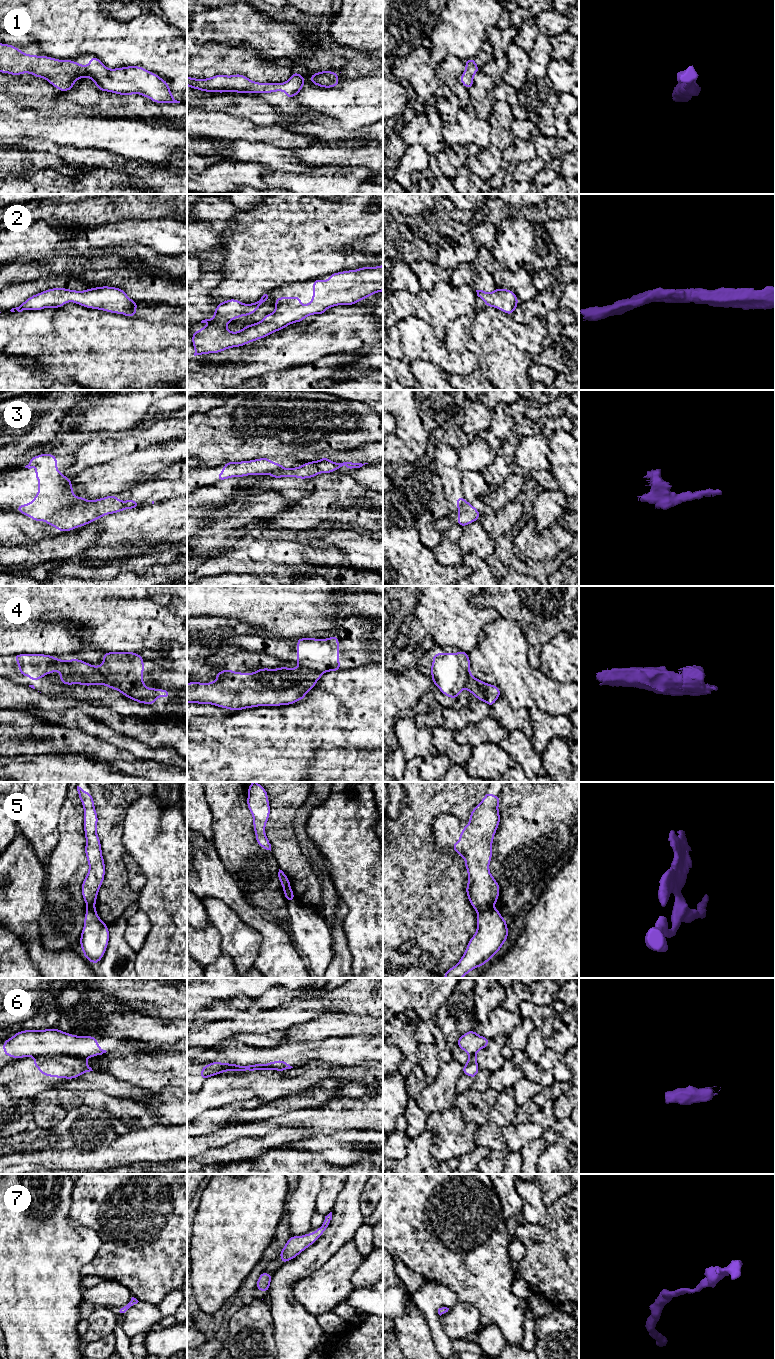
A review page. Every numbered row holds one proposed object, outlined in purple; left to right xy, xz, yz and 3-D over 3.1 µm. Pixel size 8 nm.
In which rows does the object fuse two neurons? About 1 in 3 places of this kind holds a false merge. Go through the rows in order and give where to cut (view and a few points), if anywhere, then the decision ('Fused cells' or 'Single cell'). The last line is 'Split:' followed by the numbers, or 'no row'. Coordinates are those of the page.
1: No split. Single cell
2: No split. Single cell
3: Split along xy (87, 501), (81, 501), (69, 509), (60, 510), (46, 520). Fused cells
4: Split along xy (94, 666), (114, 688). Fused cells
5: Split along yz (491, 906), (478, 913). Fused cells
6: Split along xy (35, 1056), (71, 1055), (84, 1059). Fused cells
7: No split. Single cell
Split: 3, 4, 5, 6

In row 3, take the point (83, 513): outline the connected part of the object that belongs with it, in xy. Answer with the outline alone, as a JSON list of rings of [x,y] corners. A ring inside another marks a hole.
[[[111,494],[105,498],[81,502],[70,510],[60,511],[48,518],[45,523],[54,526],[58,531],[68,532],[96,521],[107,514],[137,507],[140,507],[139,502],[131,499],[120,501]]]

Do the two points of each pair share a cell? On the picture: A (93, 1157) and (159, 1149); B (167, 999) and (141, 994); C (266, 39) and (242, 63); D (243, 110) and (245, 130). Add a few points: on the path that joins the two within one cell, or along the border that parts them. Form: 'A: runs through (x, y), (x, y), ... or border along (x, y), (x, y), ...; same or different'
A: runs through (109, 1157), (125, 1150), (143, 1149); same
B: runs through (161, 998), (147, 996); same
C: border along (255, 50), (268, 59), (277, 61); different
D: border along (221, 112), (242, 116), (260, 125), (267, 124); different

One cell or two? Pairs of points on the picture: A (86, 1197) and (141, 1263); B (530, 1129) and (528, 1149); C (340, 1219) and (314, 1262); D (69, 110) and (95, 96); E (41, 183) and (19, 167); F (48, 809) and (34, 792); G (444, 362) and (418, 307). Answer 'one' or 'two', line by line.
A: one
B: two
C: one
D: two
E: two
F: one
G: two

